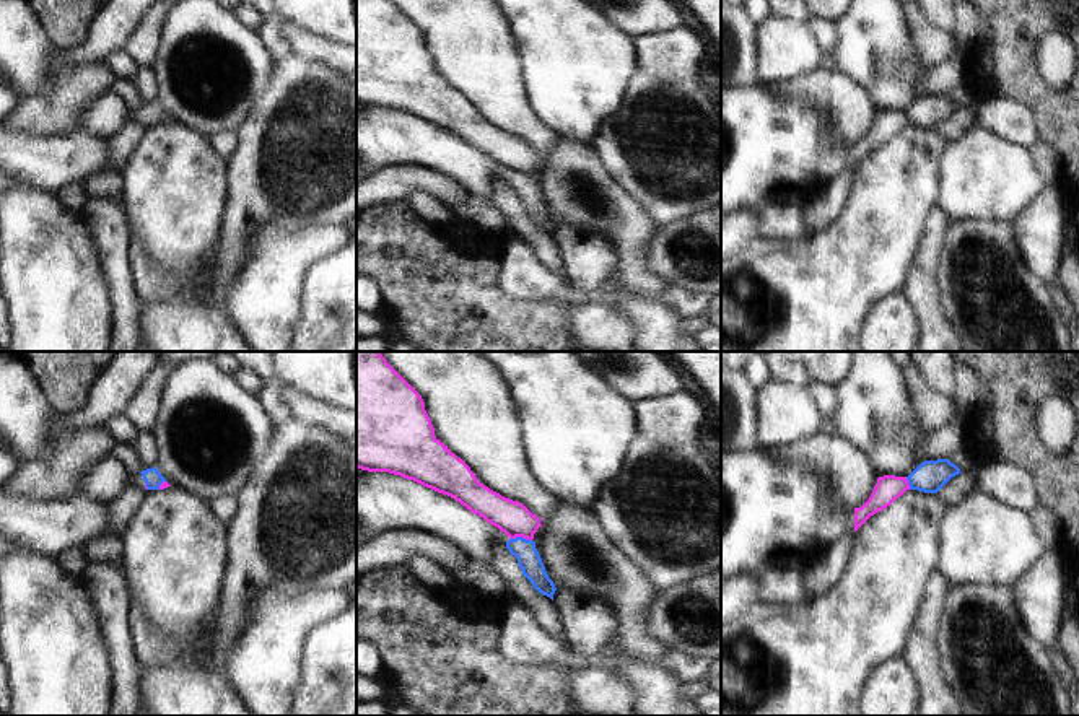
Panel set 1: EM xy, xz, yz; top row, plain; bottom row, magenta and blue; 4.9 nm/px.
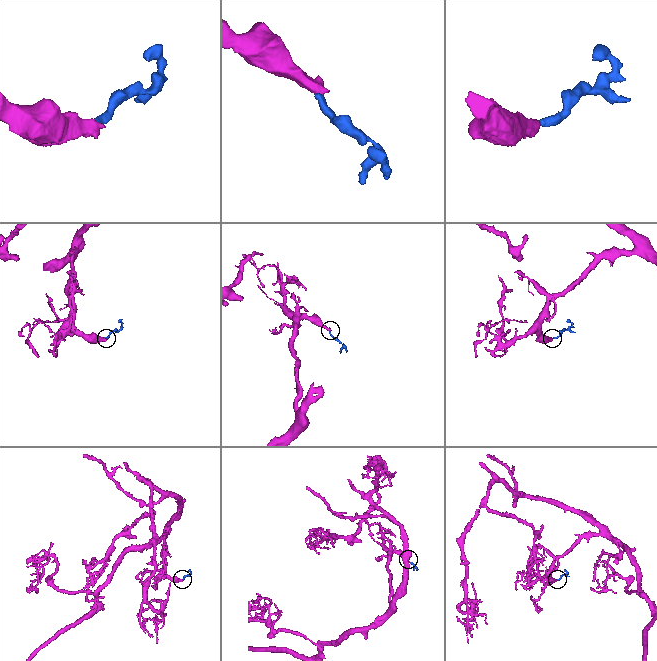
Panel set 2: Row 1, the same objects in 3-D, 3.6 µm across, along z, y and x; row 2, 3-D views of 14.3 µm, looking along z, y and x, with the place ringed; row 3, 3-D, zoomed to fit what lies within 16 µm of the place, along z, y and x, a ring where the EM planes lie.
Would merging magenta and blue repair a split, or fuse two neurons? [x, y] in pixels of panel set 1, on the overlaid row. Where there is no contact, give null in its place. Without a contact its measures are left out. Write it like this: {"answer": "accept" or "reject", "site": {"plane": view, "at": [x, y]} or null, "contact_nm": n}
{"answer": "reject", "site": {"plane": "xz", "at": [521, 536]}, "contact_nm": 110}

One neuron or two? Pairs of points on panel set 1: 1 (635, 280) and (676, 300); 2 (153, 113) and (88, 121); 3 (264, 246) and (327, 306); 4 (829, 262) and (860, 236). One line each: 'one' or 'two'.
1: two
2: one
3: two
4: one

